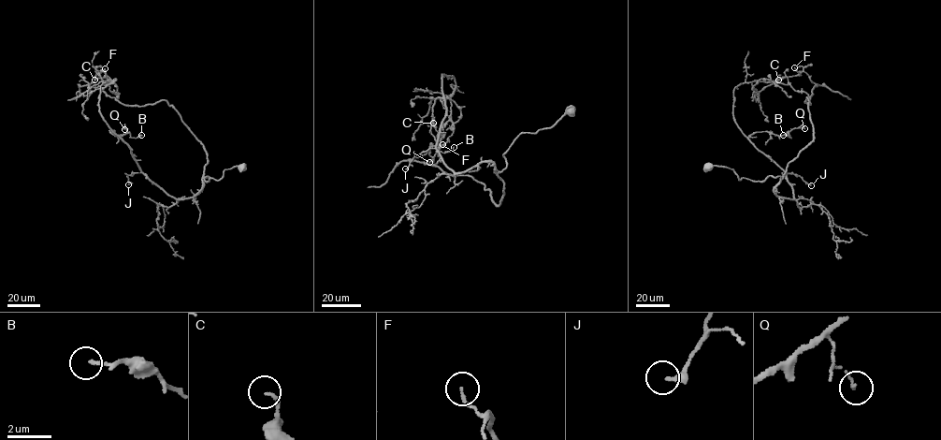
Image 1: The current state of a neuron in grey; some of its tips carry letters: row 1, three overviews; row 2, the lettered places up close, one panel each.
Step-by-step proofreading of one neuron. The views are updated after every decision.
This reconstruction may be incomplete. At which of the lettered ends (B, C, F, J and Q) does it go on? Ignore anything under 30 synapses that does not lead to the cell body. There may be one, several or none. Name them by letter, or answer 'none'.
none

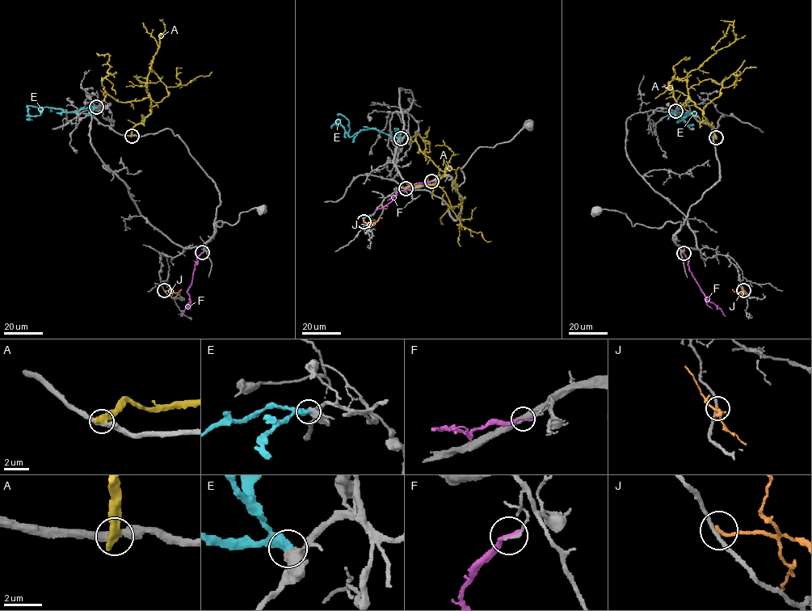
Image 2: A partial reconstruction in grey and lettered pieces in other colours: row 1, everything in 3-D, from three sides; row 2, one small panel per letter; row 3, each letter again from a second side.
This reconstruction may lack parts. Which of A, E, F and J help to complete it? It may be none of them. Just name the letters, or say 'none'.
none

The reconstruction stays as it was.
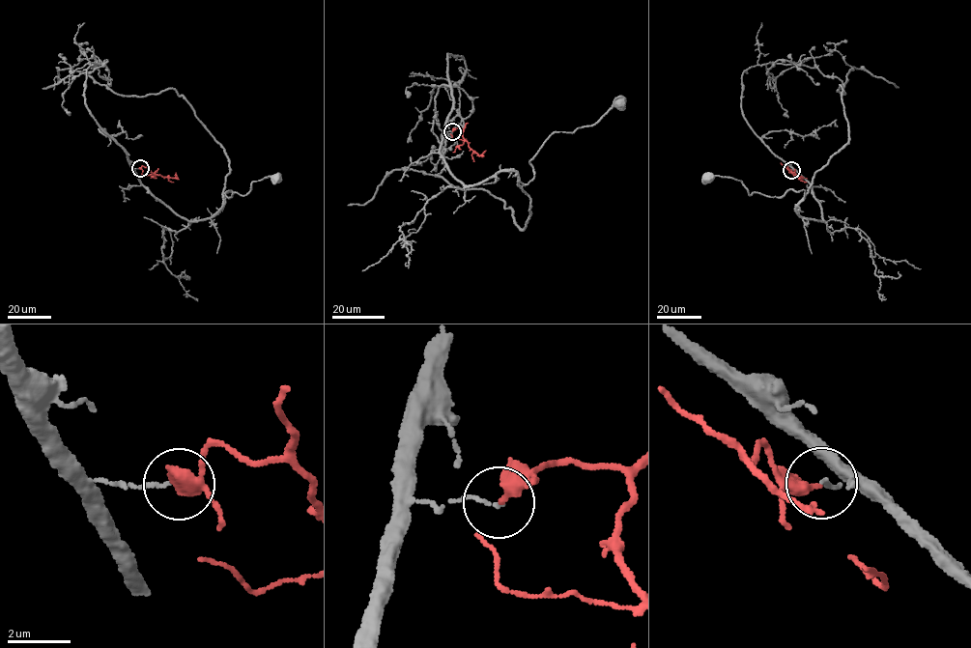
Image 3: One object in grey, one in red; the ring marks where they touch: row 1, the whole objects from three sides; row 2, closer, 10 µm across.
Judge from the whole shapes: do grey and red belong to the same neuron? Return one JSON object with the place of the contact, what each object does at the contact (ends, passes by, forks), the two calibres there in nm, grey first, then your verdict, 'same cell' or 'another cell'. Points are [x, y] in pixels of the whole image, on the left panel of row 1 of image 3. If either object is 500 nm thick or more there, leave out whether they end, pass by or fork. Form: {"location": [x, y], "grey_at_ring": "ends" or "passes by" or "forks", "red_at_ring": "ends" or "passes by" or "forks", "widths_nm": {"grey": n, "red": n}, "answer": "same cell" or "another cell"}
{"location": [140, 168], "grey_at_ring": "ends", "red_at_ring": "ends", "widths_nm": {"grey": 100, "red": 440}, "answer": "another cell"}

